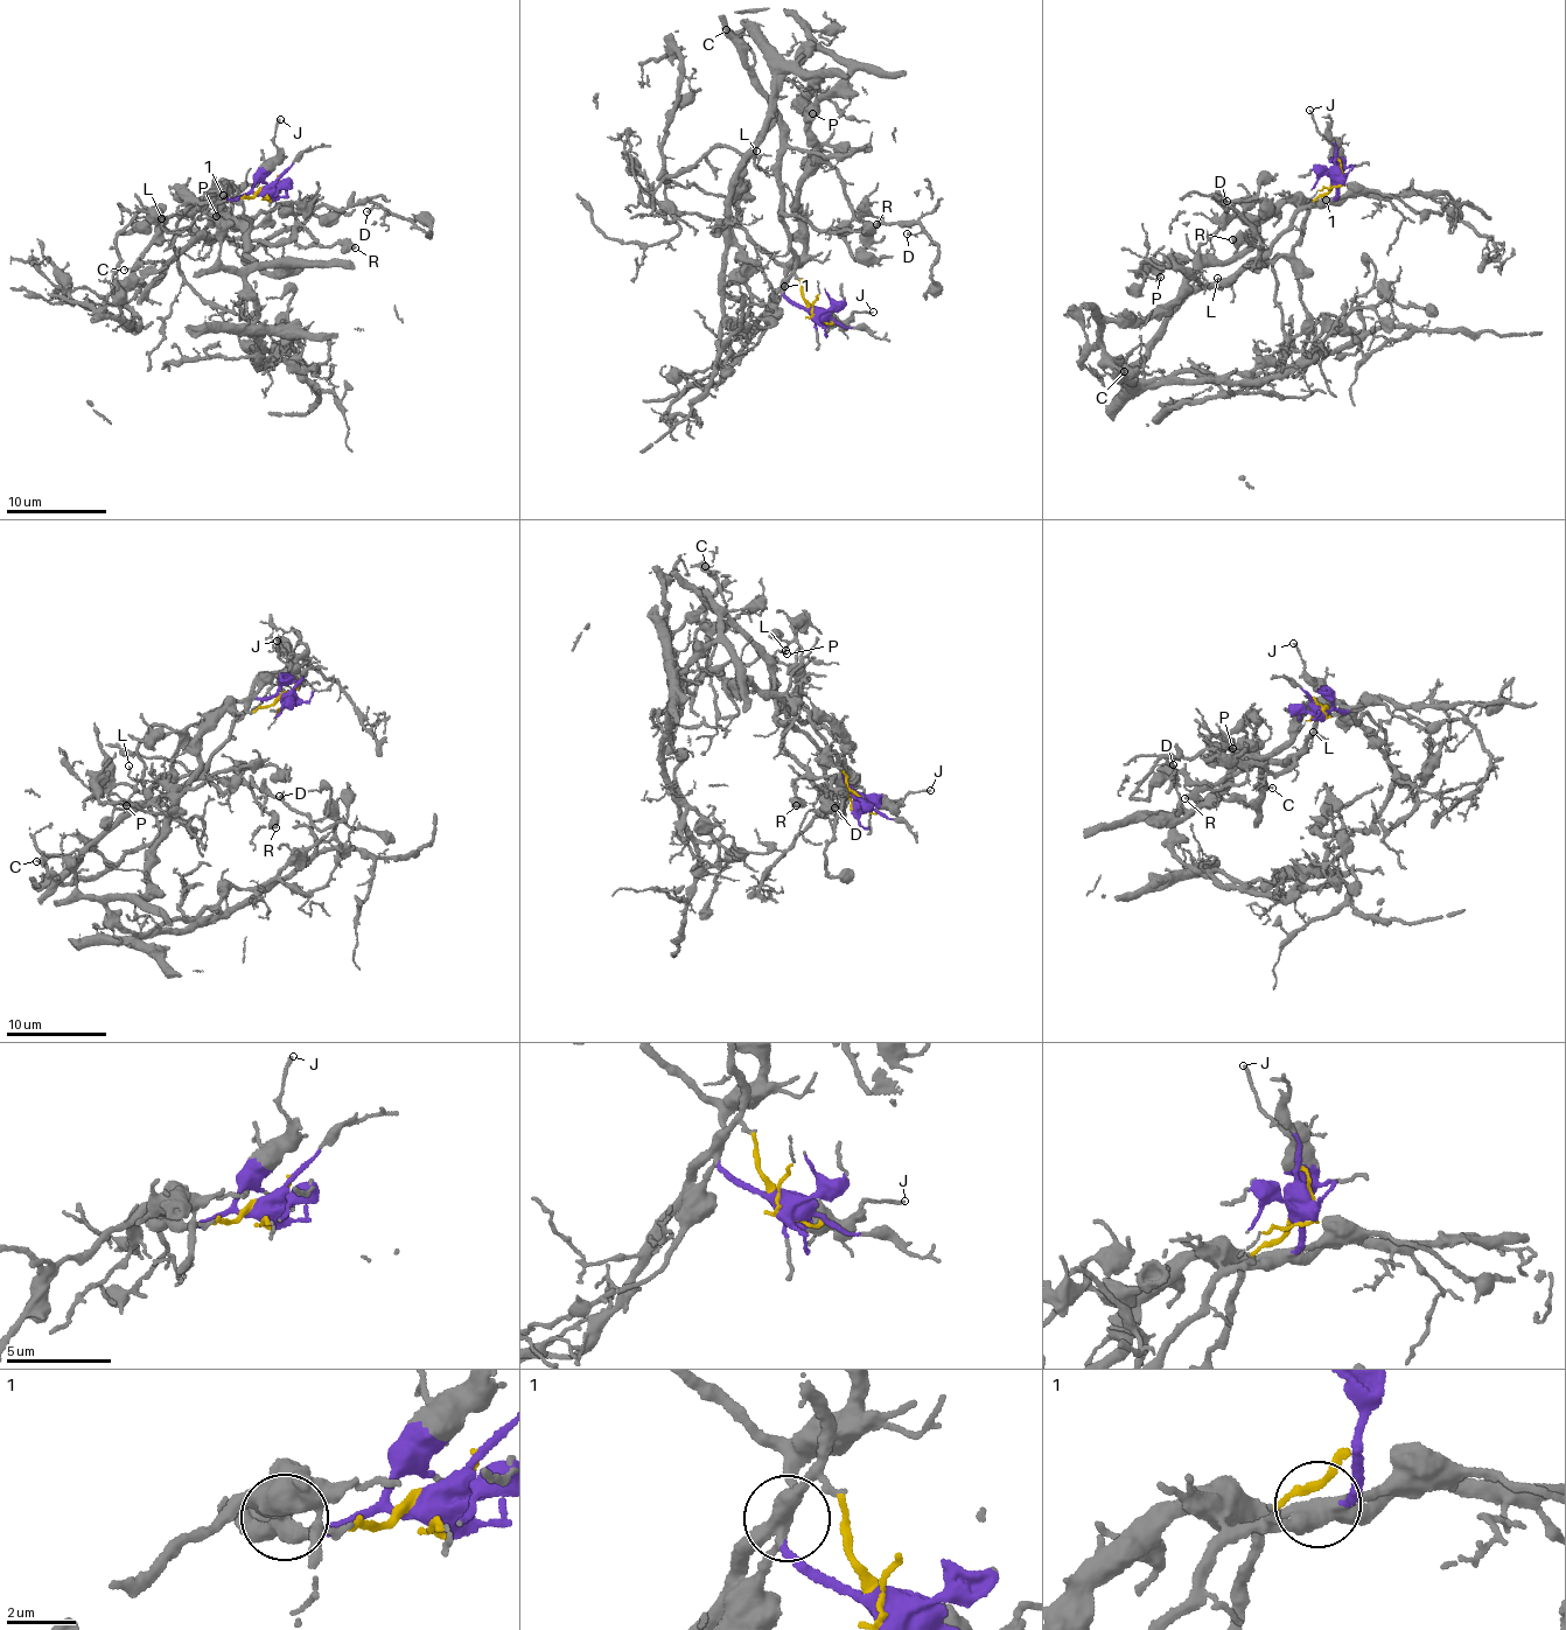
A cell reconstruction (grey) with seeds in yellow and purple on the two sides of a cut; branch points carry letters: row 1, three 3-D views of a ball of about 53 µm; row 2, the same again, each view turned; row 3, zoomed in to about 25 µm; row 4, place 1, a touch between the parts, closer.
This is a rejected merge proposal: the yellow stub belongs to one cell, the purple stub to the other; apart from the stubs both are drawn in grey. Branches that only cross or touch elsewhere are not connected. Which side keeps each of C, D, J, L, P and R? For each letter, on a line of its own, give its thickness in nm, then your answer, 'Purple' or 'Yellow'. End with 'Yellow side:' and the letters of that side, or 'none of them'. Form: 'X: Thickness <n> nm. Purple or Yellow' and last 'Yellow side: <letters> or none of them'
C: Thickness 150 nm. Yellow
D: Thickness 160 nm. Yellow
J: Thickness 140 nm. Purple
L: Thickness 110 nm. Yellow
P: Thickness 140 nm. Purple
R: Thickness 440 nm. Yellow
Yellow side: C, D, L, R

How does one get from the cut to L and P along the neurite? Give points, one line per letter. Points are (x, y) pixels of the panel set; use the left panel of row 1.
L: (264, 190), (250, 197), (231, 198), (222, 233), (211, 237), (170, 232), (162, 226), (162, 217)
P: (264, 190), (218, 191), (224, 183), (222, 211), (236, 229), (249, 229), (235, 203), (219, 202), (216, 216)

